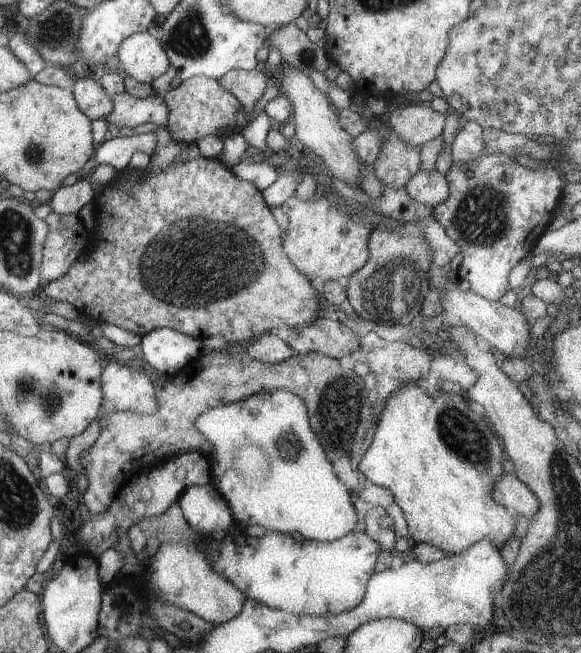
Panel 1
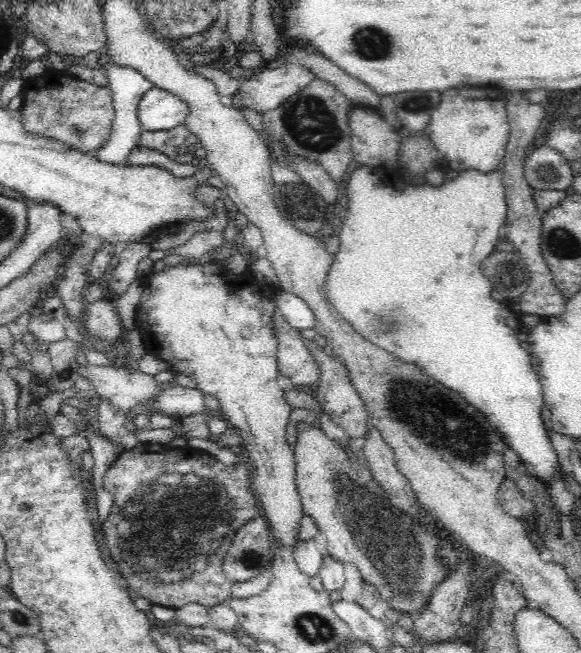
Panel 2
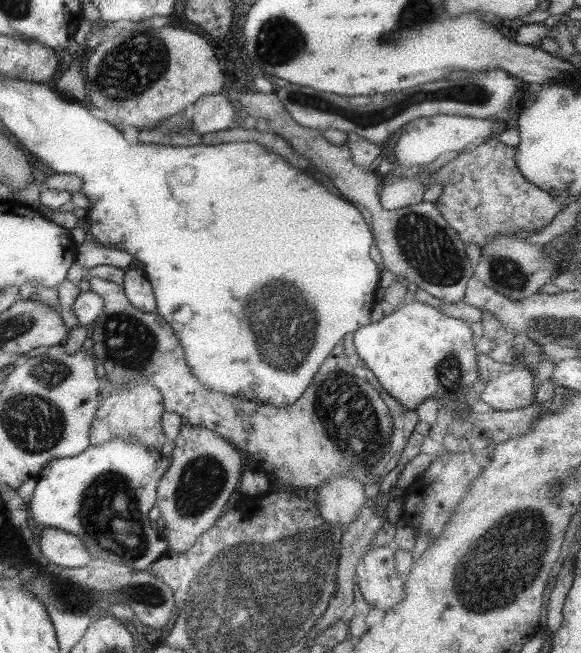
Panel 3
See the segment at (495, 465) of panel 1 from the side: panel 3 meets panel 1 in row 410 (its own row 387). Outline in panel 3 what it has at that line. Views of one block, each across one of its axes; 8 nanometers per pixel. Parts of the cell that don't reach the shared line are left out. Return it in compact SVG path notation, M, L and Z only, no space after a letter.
M410 298L392 313L358 328L352 344L381 388L407 410L415 411L428 398L444 406L457 404L463 408L466 403L462 396L480 375L469 324Z

